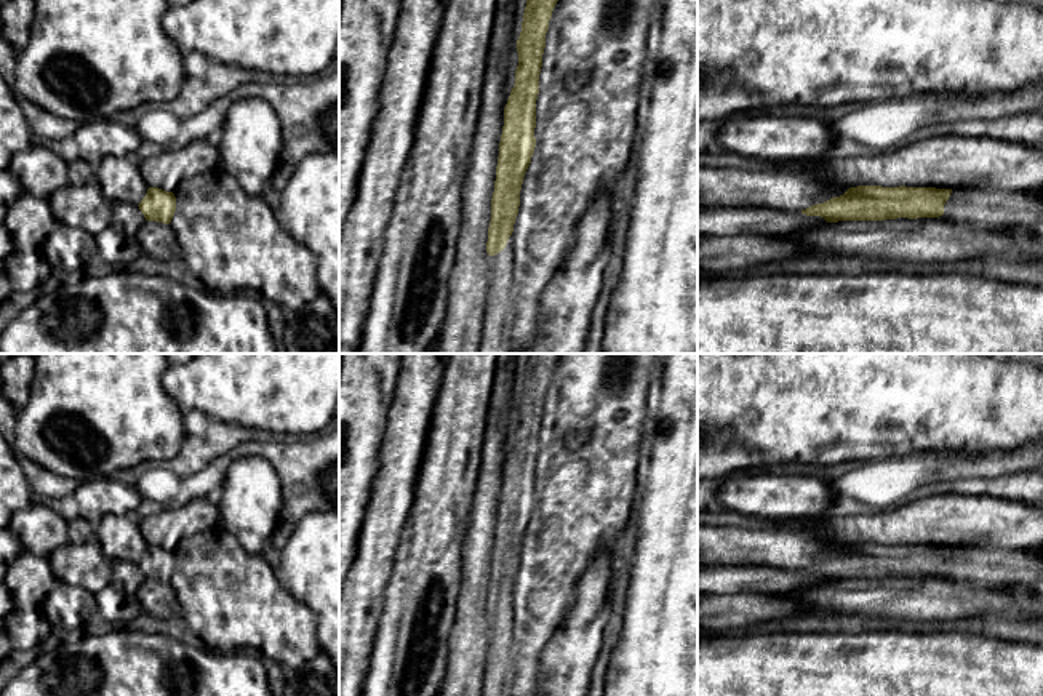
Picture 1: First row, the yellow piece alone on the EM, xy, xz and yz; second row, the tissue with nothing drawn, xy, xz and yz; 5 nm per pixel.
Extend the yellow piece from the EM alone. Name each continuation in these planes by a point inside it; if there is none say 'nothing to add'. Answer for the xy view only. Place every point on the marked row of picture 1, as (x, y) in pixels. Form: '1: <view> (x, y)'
nothing to add

